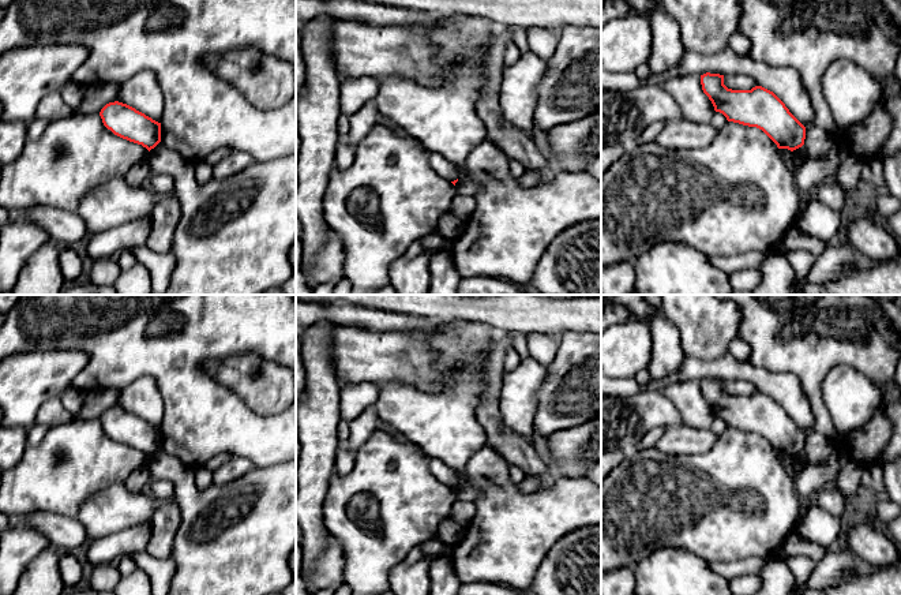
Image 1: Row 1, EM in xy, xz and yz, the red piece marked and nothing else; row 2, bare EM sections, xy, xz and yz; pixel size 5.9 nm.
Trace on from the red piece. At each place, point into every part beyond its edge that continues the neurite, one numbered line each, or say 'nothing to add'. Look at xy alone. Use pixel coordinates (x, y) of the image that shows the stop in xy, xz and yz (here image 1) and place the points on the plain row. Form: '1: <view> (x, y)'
1: xy (168, 337)

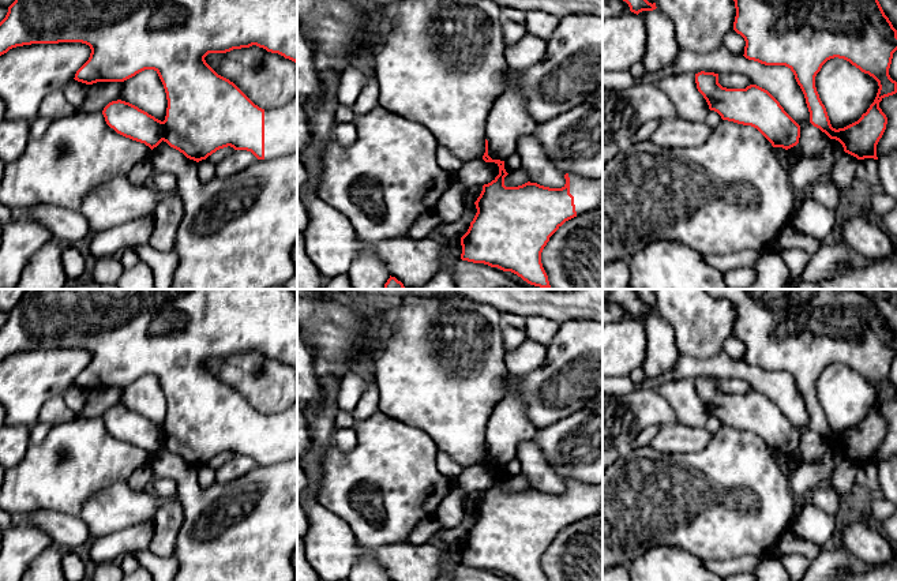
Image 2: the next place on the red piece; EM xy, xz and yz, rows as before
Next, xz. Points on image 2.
1: xz (588, 498)

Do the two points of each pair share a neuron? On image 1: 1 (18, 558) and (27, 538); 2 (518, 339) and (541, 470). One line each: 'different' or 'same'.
1: same
2: different

